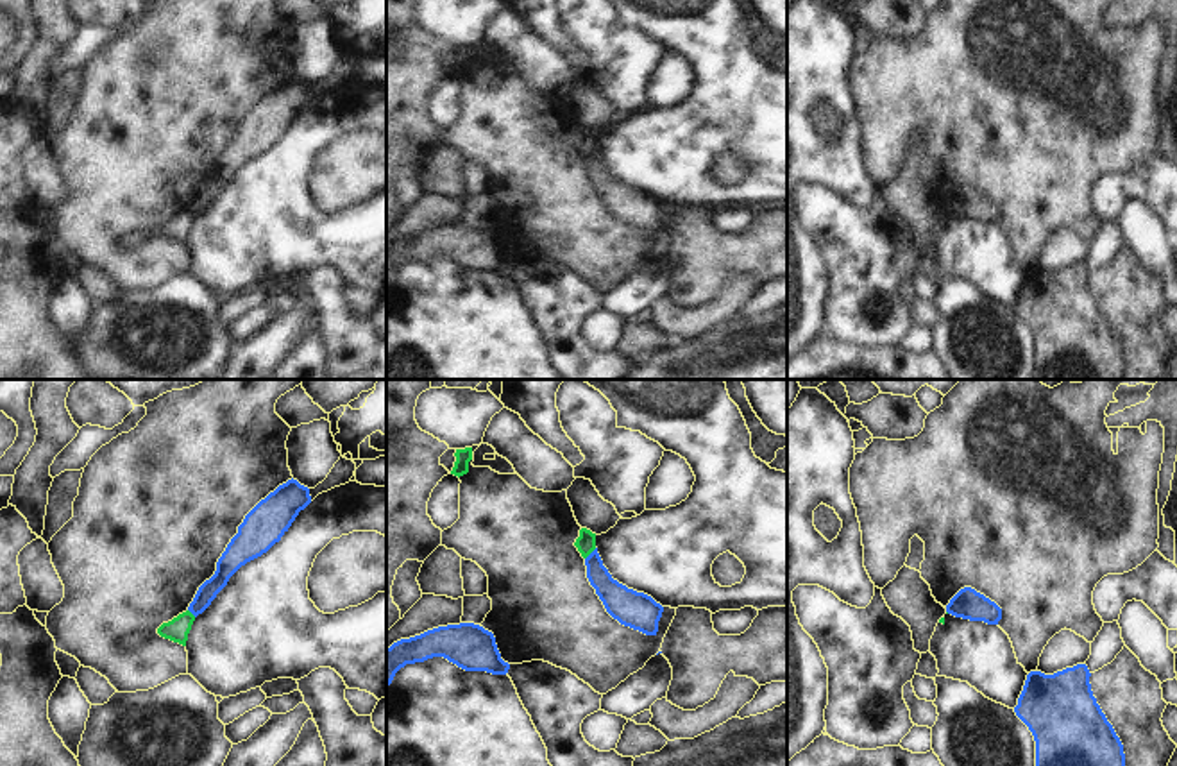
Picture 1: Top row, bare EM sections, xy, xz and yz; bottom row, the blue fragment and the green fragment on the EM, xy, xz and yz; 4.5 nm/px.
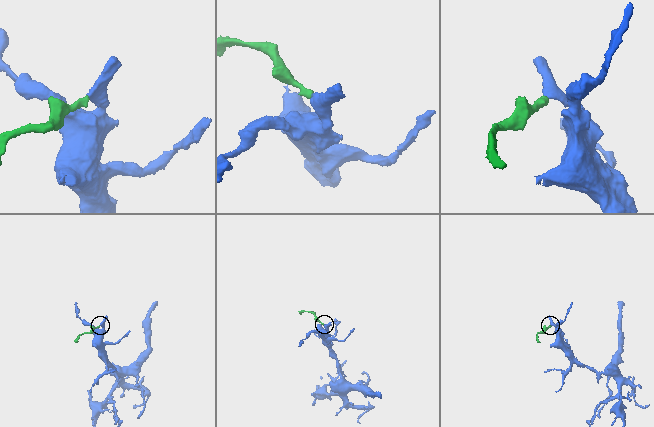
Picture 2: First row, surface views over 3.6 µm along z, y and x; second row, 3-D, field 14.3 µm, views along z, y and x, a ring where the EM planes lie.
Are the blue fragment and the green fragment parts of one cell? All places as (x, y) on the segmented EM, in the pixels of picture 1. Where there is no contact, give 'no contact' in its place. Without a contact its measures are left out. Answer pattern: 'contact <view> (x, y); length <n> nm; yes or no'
contact xz (591, 553); length 80 nm; no

